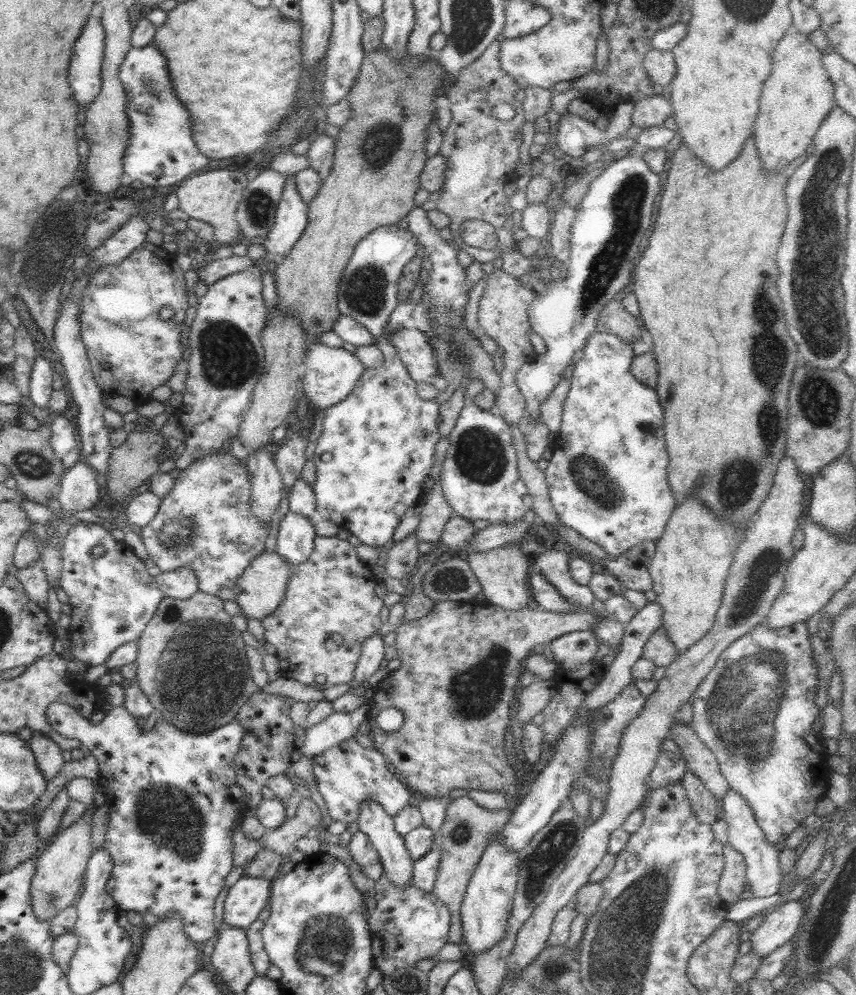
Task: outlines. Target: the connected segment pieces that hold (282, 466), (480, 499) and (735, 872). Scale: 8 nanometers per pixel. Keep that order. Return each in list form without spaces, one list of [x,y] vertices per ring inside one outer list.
[[[295,435],[274,455],[274,466],[280,474],[283,488],[286,488],[286,491],[292,490],[292,486],[301,477],[301,471],[306,463],[306,447],[306,438]]]
[[[472,403],[465,404],[460,411],[459,417],[455,422],[454,429],[452,433],[447,436],[450,441],[450,448],[446,454],[446,460],[442,464],[442,470],[440,472],[440,486],[442,487],[443,496],[448,502],[448,505],[455,511],[455,515],[460,516],[461,518],[468,519],[470,522],[475,520],[484,520],[488,521],[491,525],[494,524],[510,524],[525,518],[526,512],[532,509],[532,498],[528,493],[527,487],[524,485],[522,479],[520,479],[520,474],[518,473],[518,462],[515,446],[513,445],[513,436],[511,434],[509,424],[500,417],[496,411],[484,410],[479,406],[476,406]]]
[[[724,847],[723,857],[723,871],[718,881],[719,897],[729,907],[741,900],[741,894],[747,884],[747,866],[744,857],[734,848]]]

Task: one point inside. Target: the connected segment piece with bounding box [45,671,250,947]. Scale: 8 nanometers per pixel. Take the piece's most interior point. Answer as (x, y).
(174, 800)

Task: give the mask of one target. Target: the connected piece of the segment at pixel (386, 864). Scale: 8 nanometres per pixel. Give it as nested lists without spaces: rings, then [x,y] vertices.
[[[366,799],[356,820],[358,830],[367,834],[378,851],[383,872],[395,887],[403,889],[412,880],[414,859],[405,847],[405,840],[395,829],[393,817],[381,808],[378,801]]]

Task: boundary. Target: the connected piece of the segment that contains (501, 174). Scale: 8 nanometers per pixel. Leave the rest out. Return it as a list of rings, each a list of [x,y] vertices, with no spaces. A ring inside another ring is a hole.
[[[494,41],[482,54],[468,66],[459,70],[454,86],[448,90],[446,104],[452,113],[452,120],[444,132],[440,154],[445,156],[447,169],[445,170],[445,181],[442,187],[442,194],[435,202],[436,209],[450,217],[450,232],[459,250],[468,252],[476,262],[492,262],[502,253],[512,249],[517,250],[515,238],[510,234],[510,207],[508,197],[504,193],[504,184],[515,179],[515,166],[519,161],[520,144],[522,144],[522,125],[526,122],[523,113],[523,104],[515,100],[519,90],[516,81],[501,67],[500,62],[500,41]],[[506,102],[515,108],[517,112],[514,118],[503,121],[498,120],[493,113],[493,108],[498,103]],[[467,220],[485,220],[489,222],[490,232],[496,238],[497,250],[484,250],[464,243],[460,237],[460,227]]]

